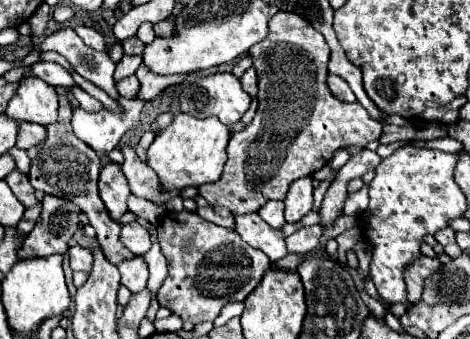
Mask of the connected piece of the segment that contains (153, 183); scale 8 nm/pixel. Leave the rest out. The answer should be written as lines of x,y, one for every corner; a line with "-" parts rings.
125,145
121,149
121,153
125,157
121,167
123,167
123,173
125,173
127,181
129,181
129,187
131,187
133,195
149,199
149,201
153,201
157,205
163,205
173,197
173,193
159,193
157,191
157,187
159,187
157,173
149,165
141,163
141,159
135,155
133,147

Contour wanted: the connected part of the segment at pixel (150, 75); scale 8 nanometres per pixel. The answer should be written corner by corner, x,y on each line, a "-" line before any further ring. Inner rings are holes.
142,63
135,72
136,77
140,81
138,97
144,101
154,100
164,89
184,82
190,75
190,73
186,73
161,76
144,66

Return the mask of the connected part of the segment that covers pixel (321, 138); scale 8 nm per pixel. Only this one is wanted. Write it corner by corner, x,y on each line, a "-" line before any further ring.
277,11
277,15
269,21
269,35
249,49
249,57
253,57
253,67
259,75
259,109
251,125
231,135
227,145
229,159
221,179
199,187
199,195
205,197
209,205
223,205
231,209
233,215
255,213
271,199
285,199
285,193
295,179
309,177
319,171
331,161
337,149
345,149
349,145
365,147
369,141
377,141
383,129
383,125
371,119
357,101
341,103
331,95
327,87
329,45
305,17
293,11

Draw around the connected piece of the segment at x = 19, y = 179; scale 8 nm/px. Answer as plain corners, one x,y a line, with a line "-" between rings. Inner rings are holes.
15,169
13,173
7,175
5,181
7,181
7,183
13,183
13,193
15,193
15,197
17,197
25,207
31,207
31,205
37,203
37,199
35,199
35,189
31,187
29,179
27,179
23,173
19,173
19,171

